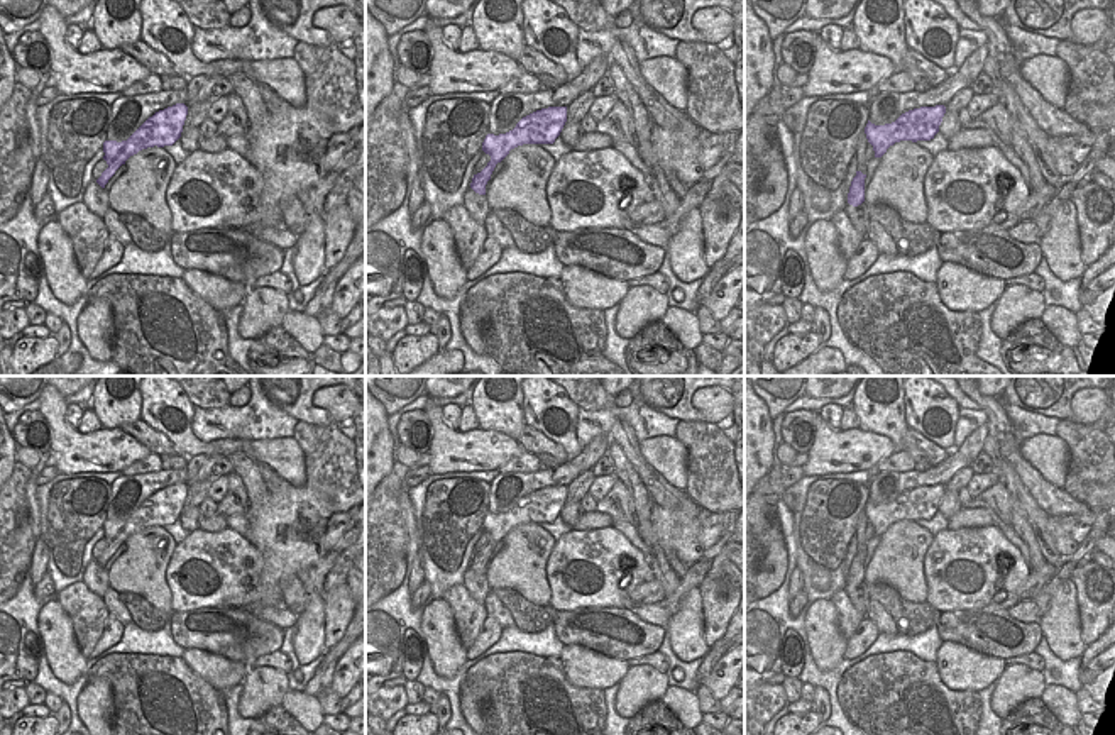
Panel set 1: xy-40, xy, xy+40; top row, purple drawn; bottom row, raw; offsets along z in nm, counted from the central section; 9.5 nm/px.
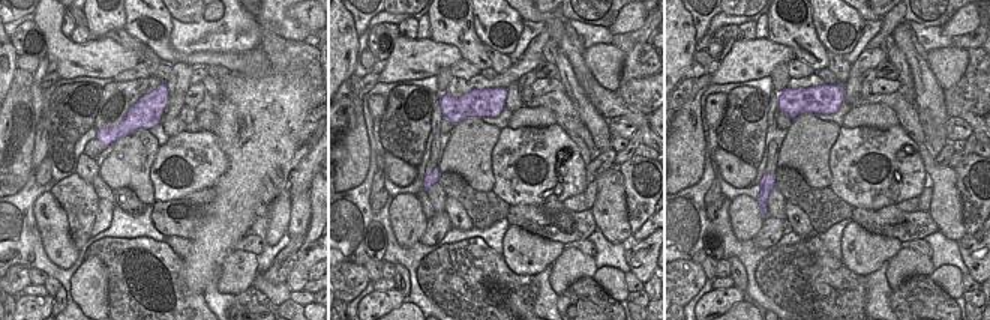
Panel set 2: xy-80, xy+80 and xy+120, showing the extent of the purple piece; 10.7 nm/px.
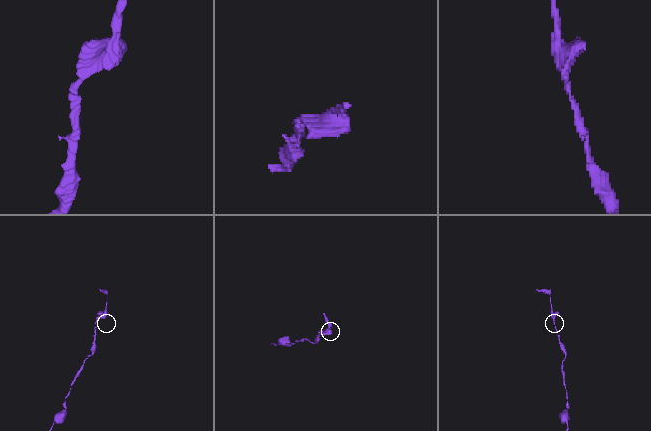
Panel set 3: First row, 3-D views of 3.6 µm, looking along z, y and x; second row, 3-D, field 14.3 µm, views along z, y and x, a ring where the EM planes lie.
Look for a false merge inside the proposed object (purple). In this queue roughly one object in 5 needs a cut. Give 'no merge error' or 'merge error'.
no merge error

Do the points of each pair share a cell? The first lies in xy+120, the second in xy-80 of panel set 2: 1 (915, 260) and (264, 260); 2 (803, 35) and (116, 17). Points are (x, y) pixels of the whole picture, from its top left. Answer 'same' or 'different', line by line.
1: different
2: same

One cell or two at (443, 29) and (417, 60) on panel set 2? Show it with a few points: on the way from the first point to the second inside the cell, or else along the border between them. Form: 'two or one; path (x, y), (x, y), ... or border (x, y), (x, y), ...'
two; border (431, 38), (452, 44), (462, 59)

